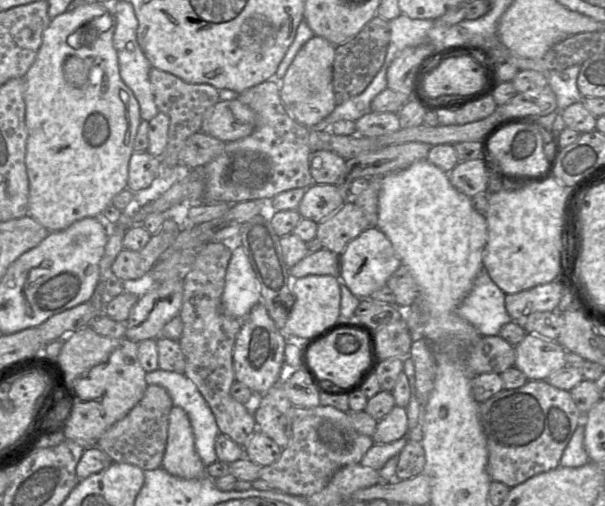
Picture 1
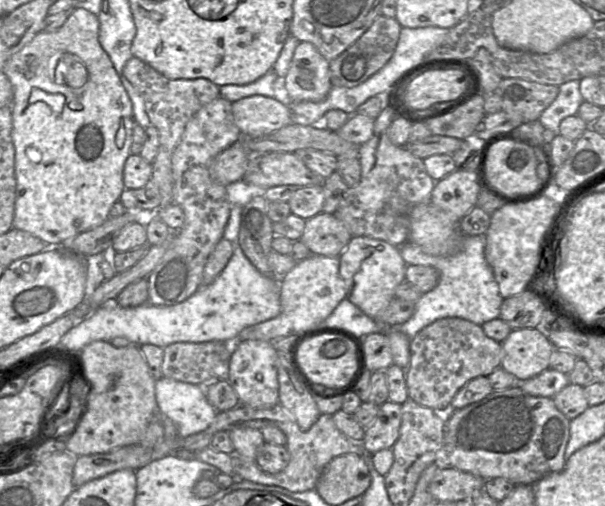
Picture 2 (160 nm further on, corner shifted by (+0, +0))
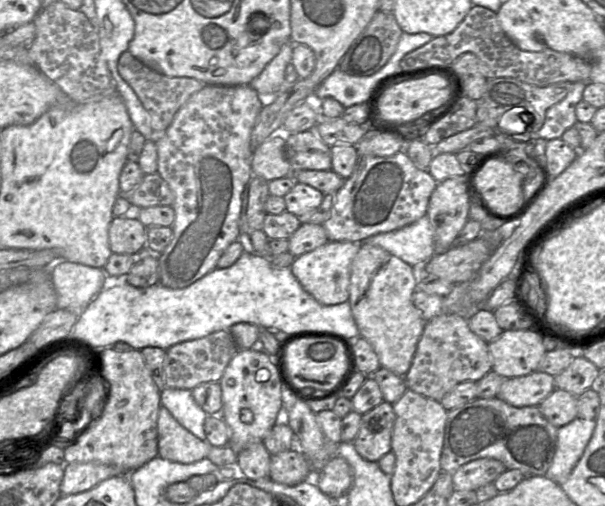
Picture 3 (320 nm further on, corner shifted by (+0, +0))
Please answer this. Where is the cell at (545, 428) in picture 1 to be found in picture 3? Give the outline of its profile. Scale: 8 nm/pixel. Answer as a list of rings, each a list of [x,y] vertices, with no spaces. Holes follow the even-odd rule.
[[[499,397],[476,398],[461,407],[448,411],[444,444],[440,457],[441,470],[453,473],[471,461],[493,458],[501,461],[507,470],[519,470],[525,477],[545,476],[553,461],[557,438],[558,428],[547,421],[538,406],[515,407]]]

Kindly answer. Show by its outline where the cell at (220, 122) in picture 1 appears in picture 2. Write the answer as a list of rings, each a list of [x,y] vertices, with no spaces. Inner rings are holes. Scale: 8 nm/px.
[[[263,95],[232,102],[232,117],[243,138],[260,138],[292,124],[289,105]]]

